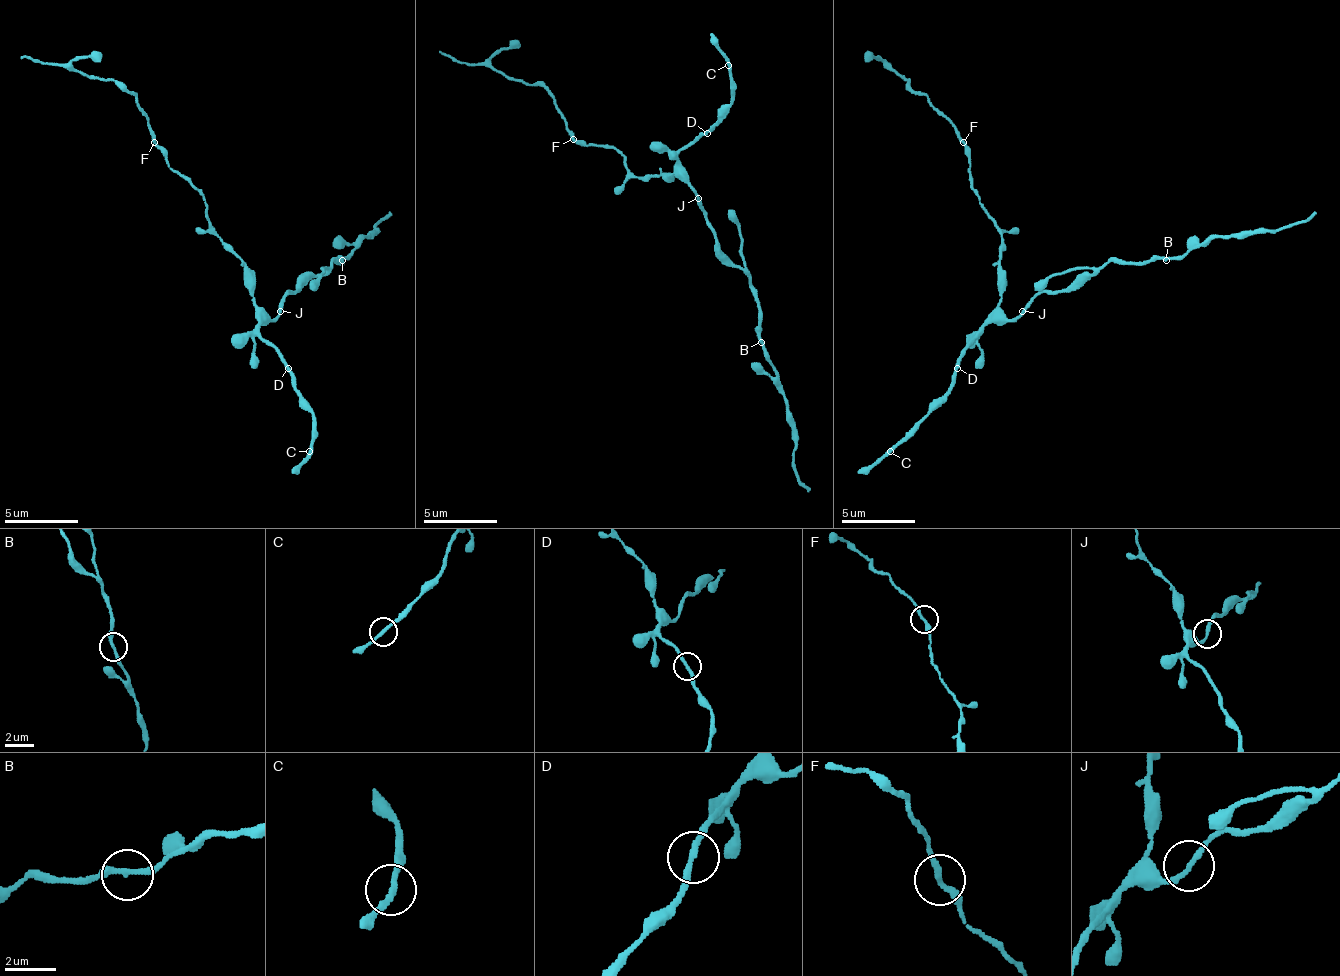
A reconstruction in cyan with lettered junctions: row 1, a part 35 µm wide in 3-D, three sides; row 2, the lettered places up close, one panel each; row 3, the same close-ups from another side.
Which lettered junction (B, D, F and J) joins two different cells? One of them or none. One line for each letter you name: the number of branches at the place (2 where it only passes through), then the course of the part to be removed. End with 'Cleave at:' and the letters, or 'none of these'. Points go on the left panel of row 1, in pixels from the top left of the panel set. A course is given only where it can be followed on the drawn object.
Cleave at: none of these

